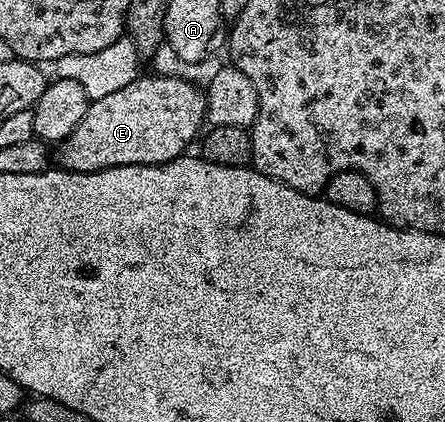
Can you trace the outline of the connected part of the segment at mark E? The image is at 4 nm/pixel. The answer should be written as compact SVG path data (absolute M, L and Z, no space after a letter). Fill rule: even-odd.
M156 73L142 74L131 85L111 93L108 97L99 97L90 102L83 121L71 129L71 133L62 143L56 144L55 163L60 170L75 173L95 173L123 165L155 165L166 163L186 154L189 147L202 134L205 123L205 93L196 83L189 83L179 77Z

